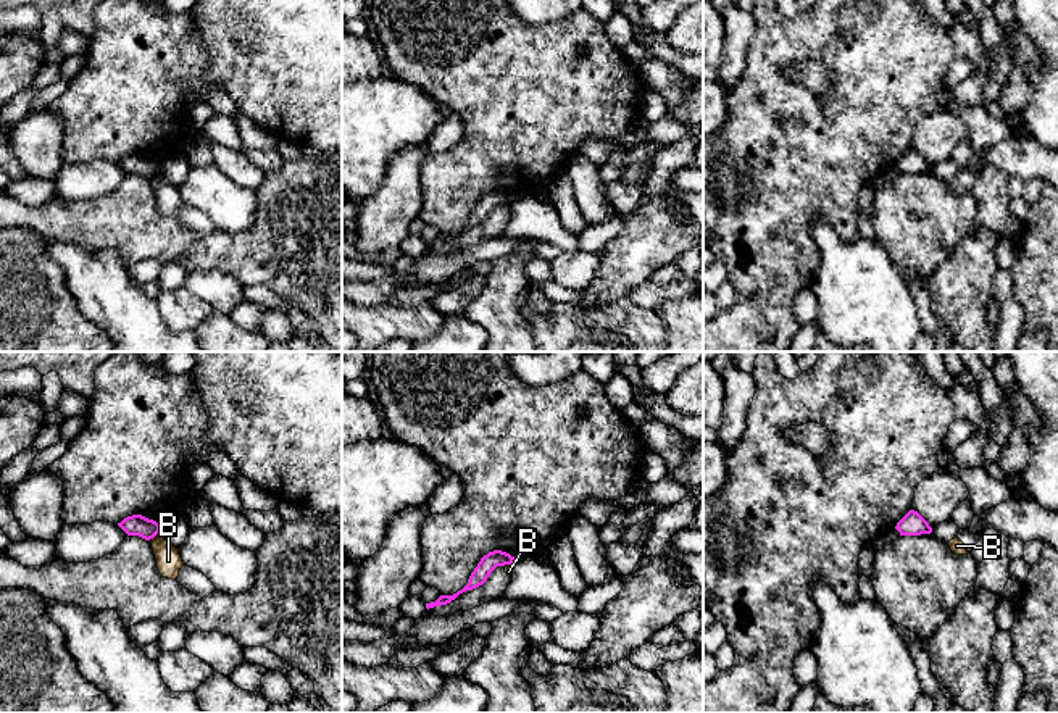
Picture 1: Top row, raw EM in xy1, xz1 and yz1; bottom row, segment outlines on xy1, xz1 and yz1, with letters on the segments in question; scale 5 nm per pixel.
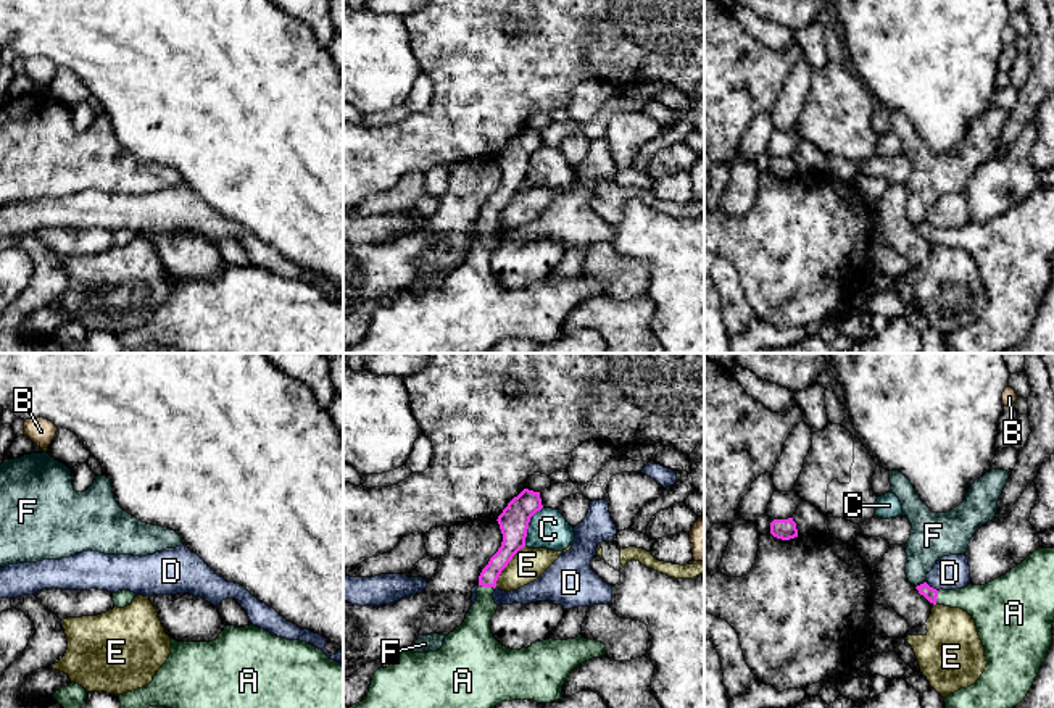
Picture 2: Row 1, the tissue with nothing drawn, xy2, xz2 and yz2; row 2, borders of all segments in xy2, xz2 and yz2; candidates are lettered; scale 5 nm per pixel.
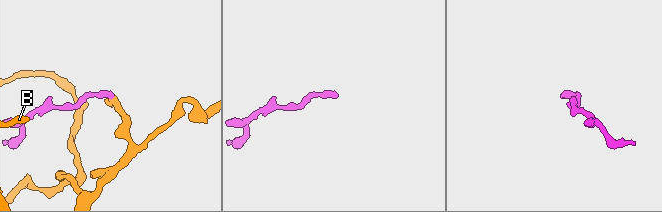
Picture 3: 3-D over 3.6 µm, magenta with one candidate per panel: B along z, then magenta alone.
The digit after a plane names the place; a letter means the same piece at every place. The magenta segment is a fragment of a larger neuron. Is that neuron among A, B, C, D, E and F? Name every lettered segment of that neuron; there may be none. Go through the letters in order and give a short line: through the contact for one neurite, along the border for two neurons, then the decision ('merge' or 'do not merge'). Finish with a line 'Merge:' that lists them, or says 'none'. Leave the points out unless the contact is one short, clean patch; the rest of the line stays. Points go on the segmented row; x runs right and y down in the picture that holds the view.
A: xz2 (511, 544), (490, 573), (487, 586), (485, 607), (474, 634) | merge
B: xy1 (158, 533), (149, 541) | do not merge
C: do not merge
D: do not merge
E: xz2 (524, 545), (502, 571), (495, 586) | do not merge
F: yz2 (924, 581), (916, 587) | do not merge
Merge: A

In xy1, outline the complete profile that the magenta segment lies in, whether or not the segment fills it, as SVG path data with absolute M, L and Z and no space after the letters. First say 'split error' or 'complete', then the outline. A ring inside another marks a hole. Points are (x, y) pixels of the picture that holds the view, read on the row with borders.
complete; M132 515L124 518L118 526L127 534L127 536L139 536L145 540L153 539L156 534L160 534L160 524L153 519L148 519L142 515Z

